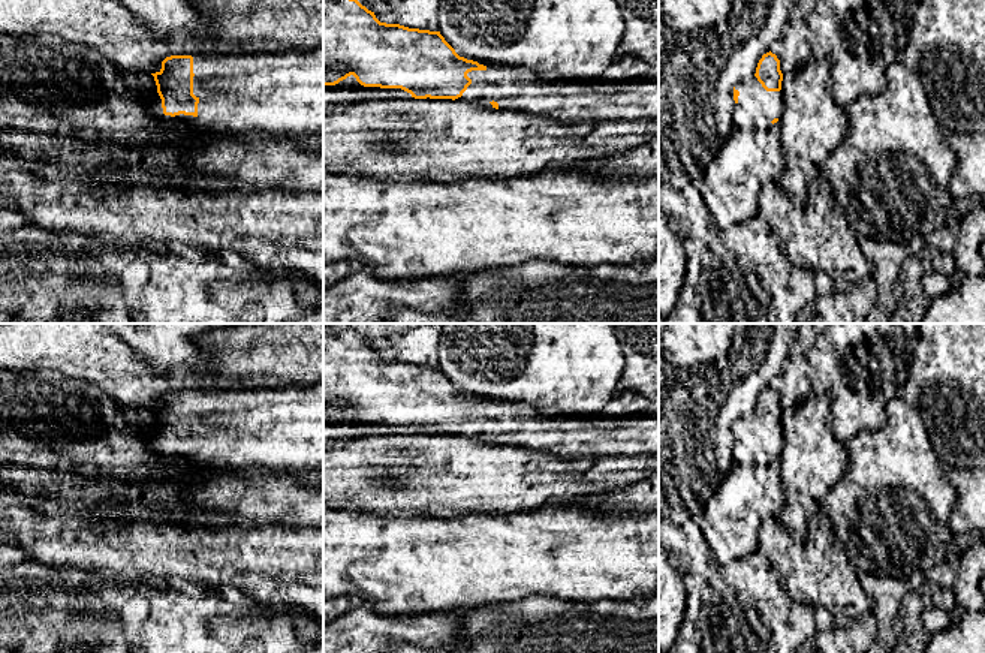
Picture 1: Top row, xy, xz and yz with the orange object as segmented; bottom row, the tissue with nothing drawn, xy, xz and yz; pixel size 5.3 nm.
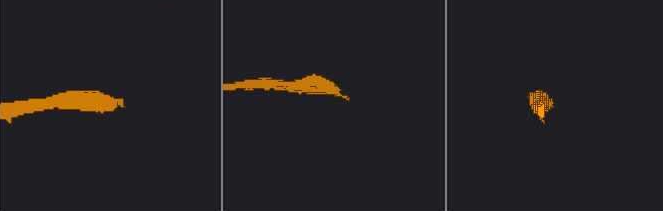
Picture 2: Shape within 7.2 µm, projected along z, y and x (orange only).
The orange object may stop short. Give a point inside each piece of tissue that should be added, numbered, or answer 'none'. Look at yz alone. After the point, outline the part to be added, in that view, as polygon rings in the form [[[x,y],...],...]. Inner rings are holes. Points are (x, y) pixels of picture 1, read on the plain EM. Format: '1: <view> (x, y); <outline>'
1: yz (756, 444); [[[756,412],[739,418],[735,425],[739,431],[732,449],[732,467],[751,469],[757,481],[769,491],[778,493],[783,487],[780,481],[780,452],[784,446],[781,425],[766,427]]]

